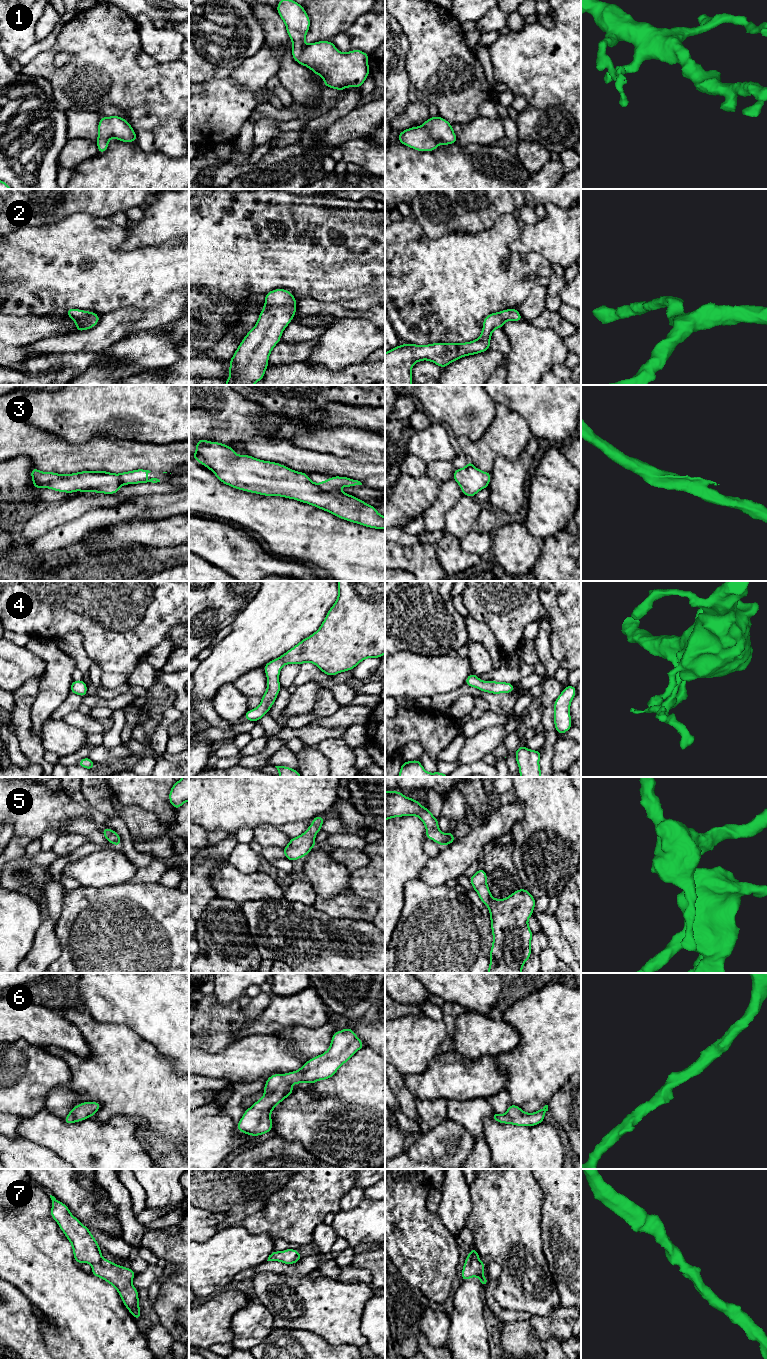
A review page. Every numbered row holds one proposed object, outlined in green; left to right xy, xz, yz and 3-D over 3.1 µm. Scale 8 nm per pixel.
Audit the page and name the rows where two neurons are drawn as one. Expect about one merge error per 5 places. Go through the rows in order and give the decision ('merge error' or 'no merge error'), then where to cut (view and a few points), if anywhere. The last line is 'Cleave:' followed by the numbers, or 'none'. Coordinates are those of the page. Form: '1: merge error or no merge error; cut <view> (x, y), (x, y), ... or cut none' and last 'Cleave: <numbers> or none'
1: no merge error; cut none
2: no merge error; cut none
3: no merge error; cut none
4: no merge error; cut none
5: no merge error; cut none
6: no merge error; cut none
7: no merge error; cut none
Cleave: none

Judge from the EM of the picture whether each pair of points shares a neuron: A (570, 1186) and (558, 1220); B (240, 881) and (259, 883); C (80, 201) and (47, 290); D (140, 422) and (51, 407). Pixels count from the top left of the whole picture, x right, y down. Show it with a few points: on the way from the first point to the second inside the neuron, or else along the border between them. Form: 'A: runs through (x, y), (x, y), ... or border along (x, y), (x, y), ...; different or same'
A: runs through (570, 1194), (570, 1200), (564, 1206), (564, 1212); same
B: runs through (245, 883), (254, 883); same
C: border along (99, 216), (74, 212), (55, 223); different
D: runs through (118, 407), (73, 407); same

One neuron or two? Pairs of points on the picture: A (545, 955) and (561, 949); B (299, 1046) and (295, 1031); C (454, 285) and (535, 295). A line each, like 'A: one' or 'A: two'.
A: two
B: one
C: two

